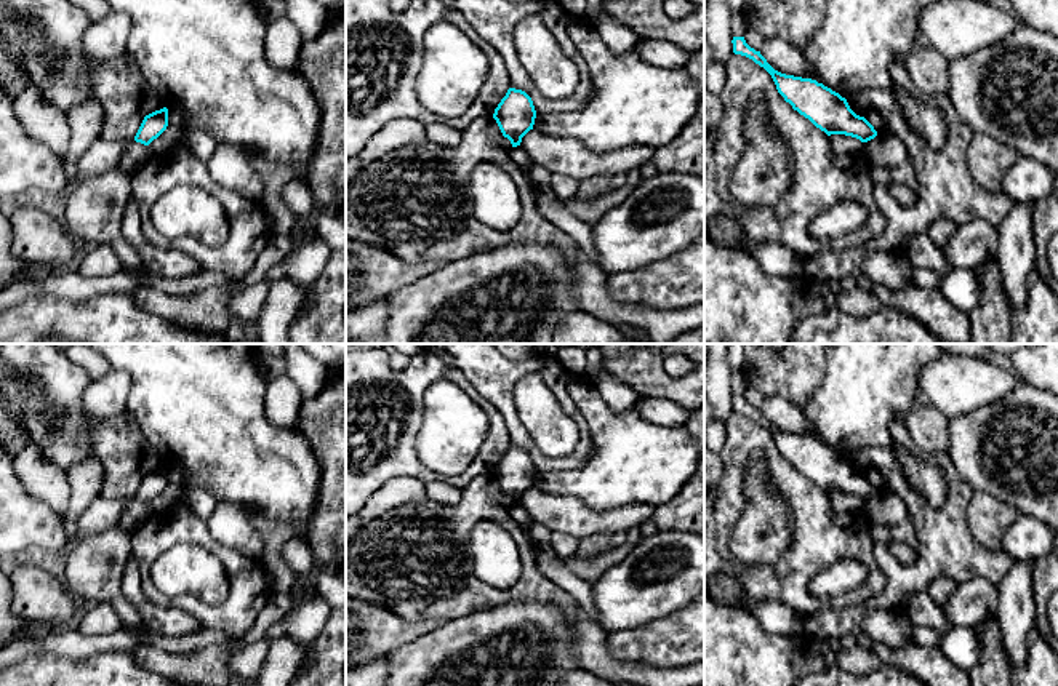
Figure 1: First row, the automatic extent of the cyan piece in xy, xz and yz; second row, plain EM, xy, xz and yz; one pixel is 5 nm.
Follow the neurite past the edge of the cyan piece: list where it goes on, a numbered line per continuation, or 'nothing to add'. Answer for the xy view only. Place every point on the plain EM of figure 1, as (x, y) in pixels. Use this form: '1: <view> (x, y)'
nothing to add

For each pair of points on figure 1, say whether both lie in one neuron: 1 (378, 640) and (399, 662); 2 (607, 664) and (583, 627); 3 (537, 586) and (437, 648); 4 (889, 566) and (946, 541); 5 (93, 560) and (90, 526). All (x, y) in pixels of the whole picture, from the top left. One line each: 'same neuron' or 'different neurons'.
1: different neurons
2: same neuron
3: different neurons
4: same neuron
5: different neurons

